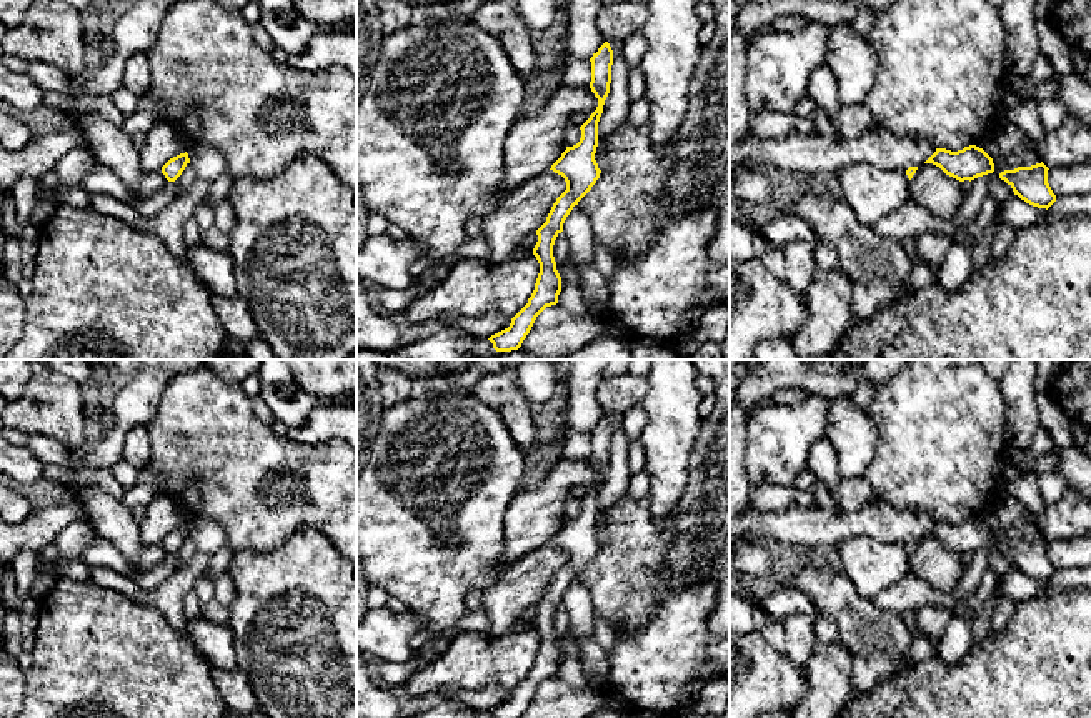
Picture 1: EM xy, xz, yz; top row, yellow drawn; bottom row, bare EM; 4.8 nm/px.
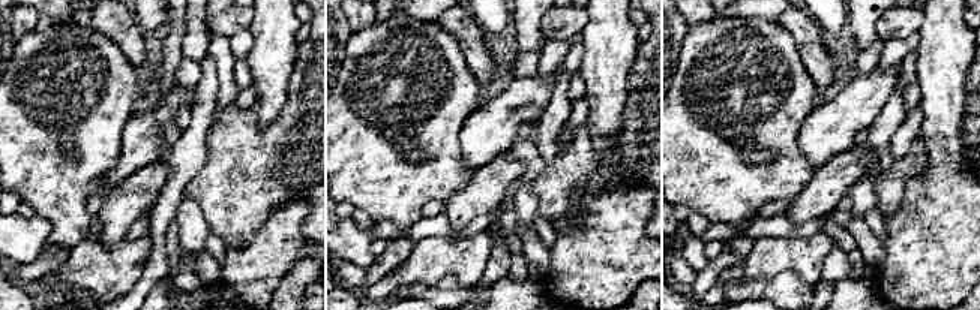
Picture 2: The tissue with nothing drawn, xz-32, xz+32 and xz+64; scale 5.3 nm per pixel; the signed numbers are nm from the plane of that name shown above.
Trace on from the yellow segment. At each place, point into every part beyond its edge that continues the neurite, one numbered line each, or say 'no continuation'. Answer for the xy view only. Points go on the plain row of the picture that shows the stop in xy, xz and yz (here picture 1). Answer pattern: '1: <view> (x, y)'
no continuation

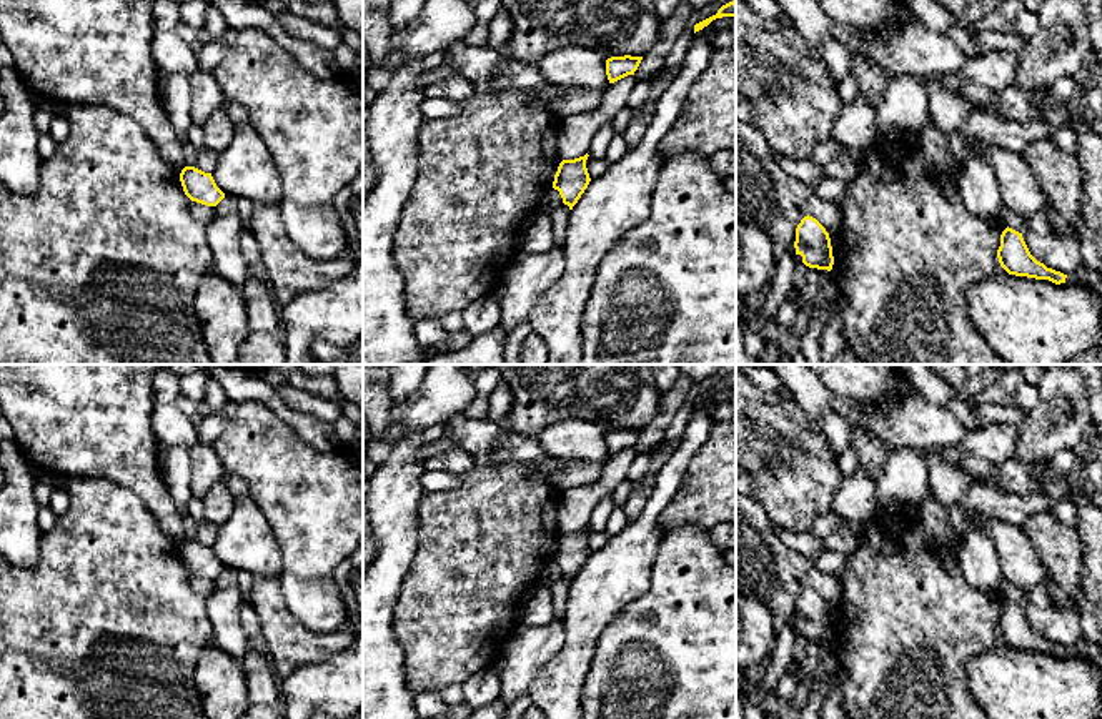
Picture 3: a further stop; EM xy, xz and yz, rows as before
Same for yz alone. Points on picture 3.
1: yz (1091, 651)

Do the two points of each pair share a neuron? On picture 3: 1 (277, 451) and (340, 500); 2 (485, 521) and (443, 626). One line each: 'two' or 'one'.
1: one
2: one

